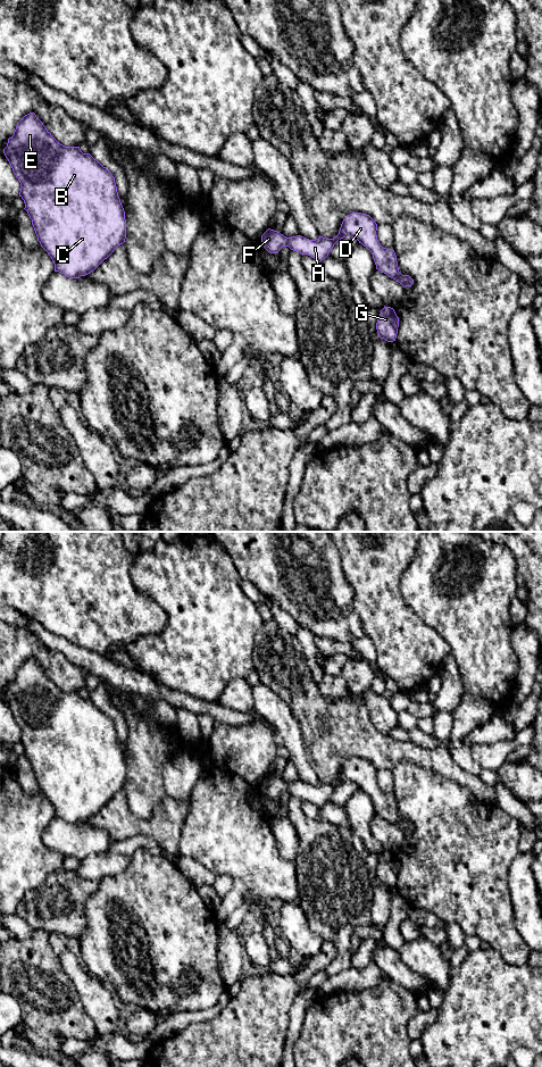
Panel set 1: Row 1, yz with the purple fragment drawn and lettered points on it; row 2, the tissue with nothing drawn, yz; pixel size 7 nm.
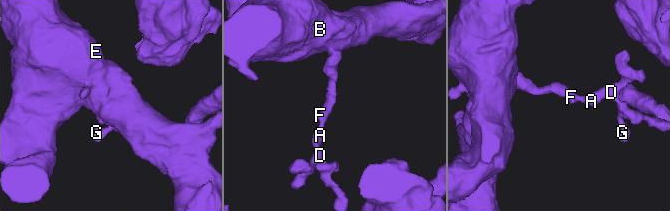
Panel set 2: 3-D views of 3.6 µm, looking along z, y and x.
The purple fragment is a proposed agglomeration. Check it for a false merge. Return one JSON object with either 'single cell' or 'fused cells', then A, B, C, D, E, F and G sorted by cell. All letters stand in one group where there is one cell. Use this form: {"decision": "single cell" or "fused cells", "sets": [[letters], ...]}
{"decision": "single cell", "sets": [["A", "B", "C", "D", "E", "F", "G"]]}

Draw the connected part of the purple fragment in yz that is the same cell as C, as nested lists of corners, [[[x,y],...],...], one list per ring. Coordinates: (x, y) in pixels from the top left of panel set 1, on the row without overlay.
[[[34,658],[25,660],[16,672],[14,681],[8,684],[7,692],[3,694],[3,699],[8,705],[14,719],[20,728],[19,742],[24,745],[25,756],[32,765],[37,786],[41,792],[48,798],[55,809],[55,817],[59,817],[69,824],[80,824],[93,817],[105,805],[107,805],[114,795],[123,790],[126,784],[126,765],[125,757],[118,742],[115,723],[112,719],[103,712],[97,705],[90,699],[83,699],[80,692],[65,692],[60,690],[47,675],[43,668],[36,662]]]

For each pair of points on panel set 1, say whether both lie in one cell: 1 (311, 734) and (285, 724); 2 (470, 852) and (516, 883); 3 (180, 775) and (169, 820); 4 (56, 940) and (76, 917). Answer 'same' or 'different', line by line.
1: different
2: different
3: different
4: different

